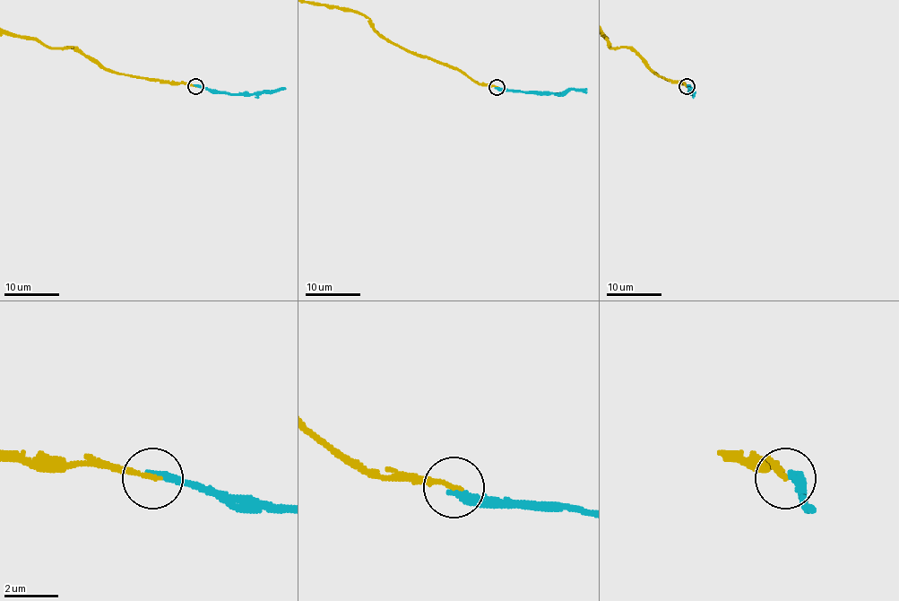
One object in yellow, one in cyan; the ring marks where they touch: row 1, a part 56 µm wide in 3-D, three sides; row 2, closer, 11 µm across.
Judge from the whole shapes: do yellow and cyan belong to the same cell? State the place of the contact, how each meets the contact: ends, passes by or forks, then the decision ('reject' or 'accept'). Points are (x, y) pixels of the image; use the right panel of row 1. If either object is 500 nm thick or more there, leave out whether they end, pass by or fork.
at (687, 86); yellow ends there; cyan ends there; accept

